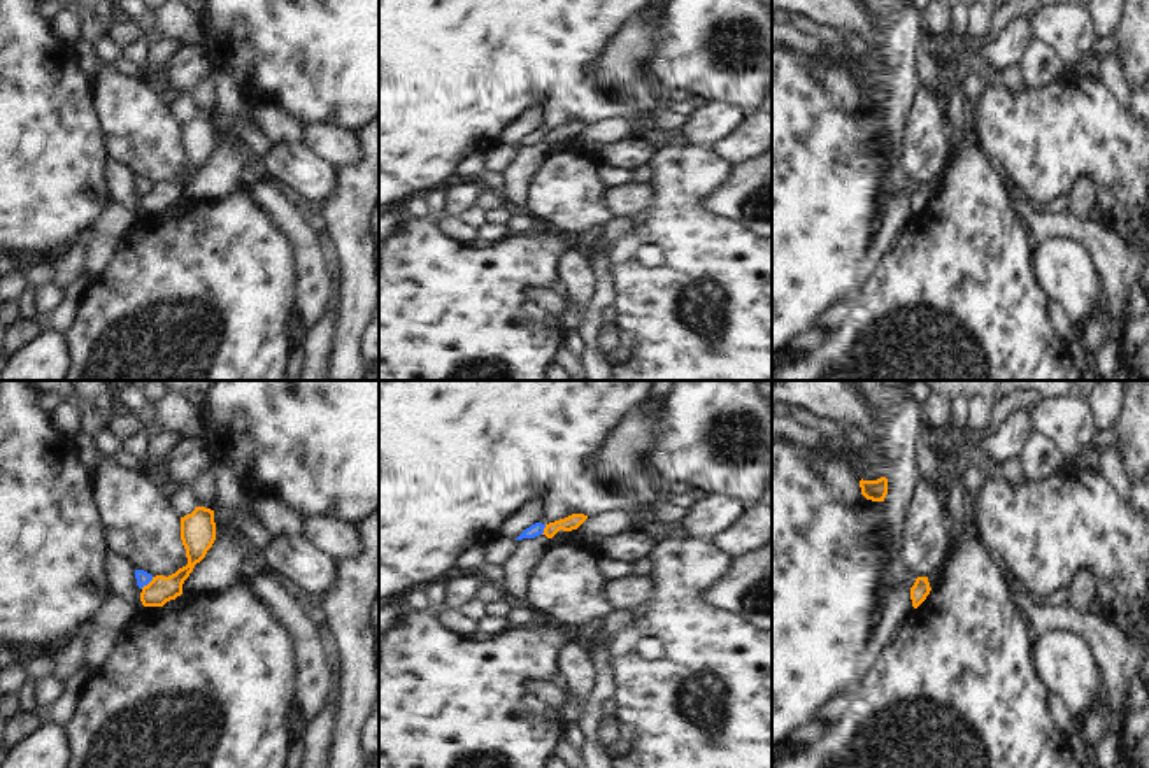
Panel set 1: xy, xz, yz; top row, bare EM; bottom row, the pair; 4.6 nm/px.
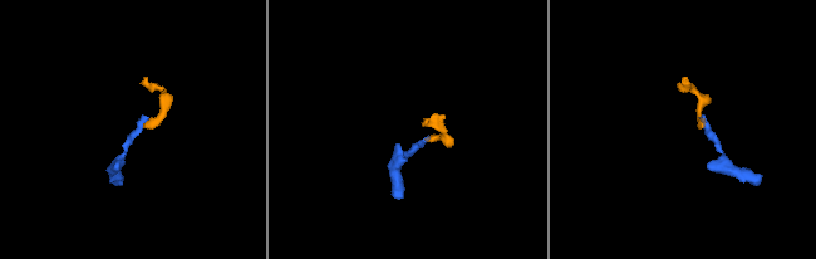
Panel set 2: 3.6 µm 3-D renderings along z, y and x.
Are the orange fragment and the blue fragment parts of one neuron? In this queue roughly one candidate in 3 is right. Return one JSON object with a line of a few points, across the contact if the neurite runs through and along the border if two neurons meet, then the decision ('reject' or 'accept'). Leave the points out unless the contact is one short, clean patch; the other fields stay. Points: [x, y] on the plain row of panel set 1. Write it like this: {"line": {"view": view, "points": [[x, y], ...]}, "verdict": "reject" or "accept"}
{"line": {"view": "xy", "points": [[153, 184], [141, 195]]}, "verdict": "reject"}

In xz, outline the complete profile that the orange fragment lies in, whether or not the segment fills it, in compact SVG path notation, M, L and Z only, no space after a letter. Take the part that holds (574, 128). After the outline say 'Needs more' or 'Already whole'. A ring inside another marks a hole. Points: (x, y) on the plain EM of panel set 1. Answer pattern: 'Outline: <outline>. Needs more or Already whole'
Outline: M572 121L565 126L546 132L542 142L546 142L547 146L553 146L560 137L563 139L577 137L586 126L588 123L584 121Z. Already whole

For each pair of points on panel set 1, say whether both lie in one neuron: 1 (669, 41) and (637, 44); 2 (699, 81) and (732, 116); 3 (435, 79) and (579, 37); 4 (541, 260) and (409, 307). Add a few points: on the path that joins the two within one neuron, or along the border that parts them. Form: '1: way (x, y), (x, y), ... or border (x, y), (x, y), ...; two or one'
1: border (653, 18), (655, 48), (642, 72), (656, 85); two
2: border (707, 100), (732, 104), (746, 113); two
3: way (471, 44), (488, 44), (495, 37), (544, 37); one
4: way (507, 269), (465, 307), (442, 307); one

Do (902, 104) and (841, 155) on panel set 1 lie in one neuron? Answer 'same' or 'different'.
different

